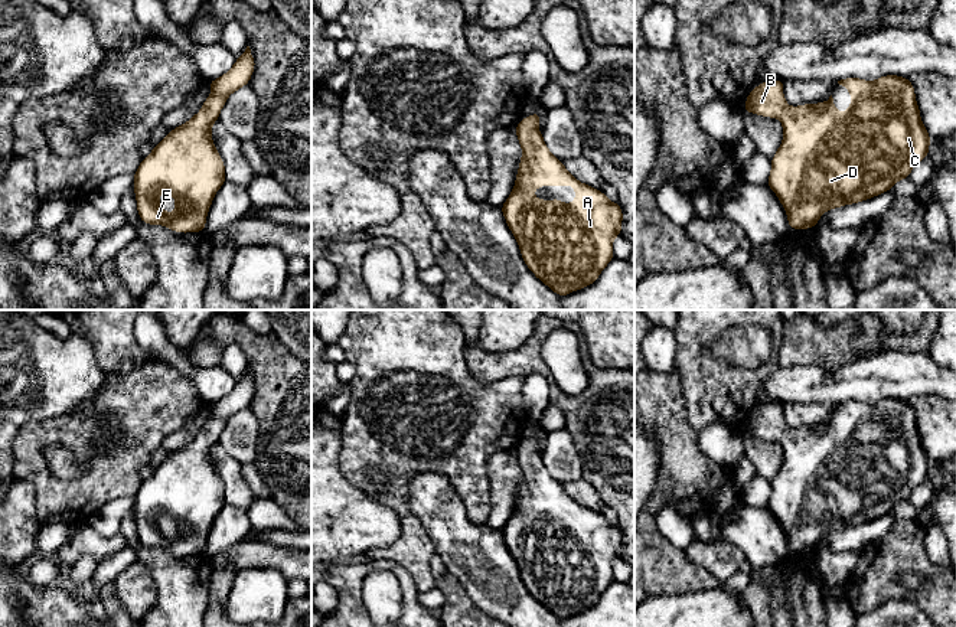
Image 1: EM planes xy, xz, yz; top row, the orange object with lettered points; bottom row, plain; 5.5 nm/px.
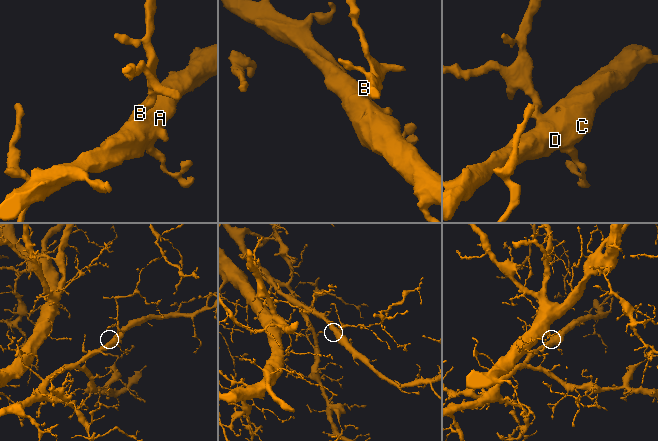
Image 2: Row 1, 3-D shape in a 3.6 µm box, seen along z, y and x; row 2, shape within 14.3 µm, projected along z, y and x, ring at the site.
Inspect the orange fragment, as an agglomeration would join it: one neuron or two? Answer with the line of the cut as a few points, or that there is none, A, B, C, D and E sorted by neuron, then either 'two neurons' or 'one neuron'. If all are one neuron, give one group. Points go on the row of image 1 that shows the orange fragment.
cut none; groups A B C D E; one neuron

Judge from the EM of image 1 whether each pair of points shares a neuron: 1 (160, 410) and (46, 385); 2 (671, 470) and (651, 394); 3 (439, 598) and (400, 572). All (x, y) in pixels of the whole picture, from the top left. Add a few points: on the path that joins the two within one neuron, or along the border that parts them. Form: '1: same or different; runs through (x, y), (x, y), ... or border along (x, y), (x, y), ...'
1: different; border along (105, 372), (101, 389), (77, 410), (65, 414)
2: same; runs through (671, 451), (671, 424), (665, 412)
3: different; border along (417, 593), (417, 600), (430, 610)

